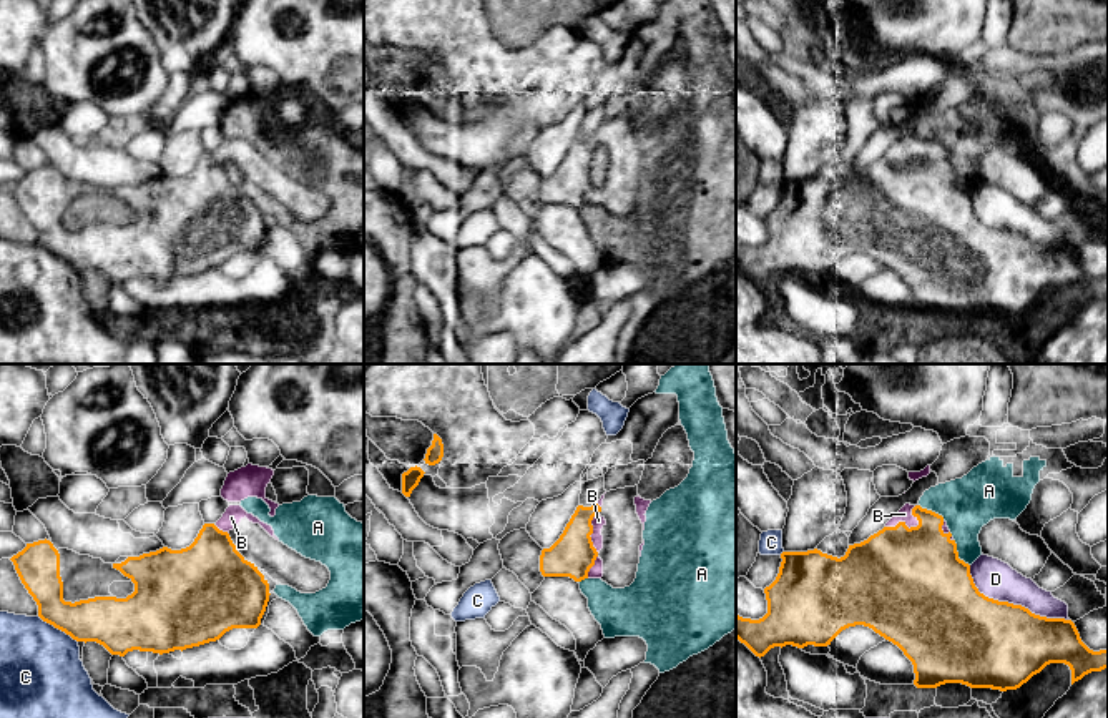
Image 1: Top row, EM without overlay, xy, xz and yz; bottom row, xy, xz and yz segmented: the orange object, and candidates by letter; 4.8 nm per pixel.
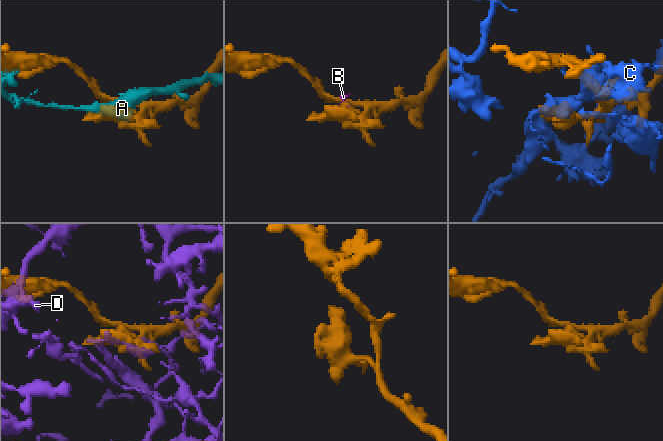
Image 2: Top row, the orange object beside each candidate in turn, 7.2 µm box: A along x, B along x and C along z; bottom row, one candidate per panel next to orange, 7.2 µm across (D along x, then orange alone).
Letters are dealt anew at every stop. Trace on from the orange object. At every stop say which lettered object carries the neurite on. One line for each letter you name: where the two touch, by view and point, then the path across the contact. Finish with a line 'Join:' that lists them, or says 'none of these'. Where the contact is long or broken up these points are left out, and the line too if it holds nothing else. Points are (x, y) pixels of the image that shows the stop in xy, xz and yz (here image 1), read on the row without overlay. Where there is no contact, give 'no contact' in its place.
B: contact yz (911, 155); way yz (906, 206), (911, 155), (904, 142)
Join: B

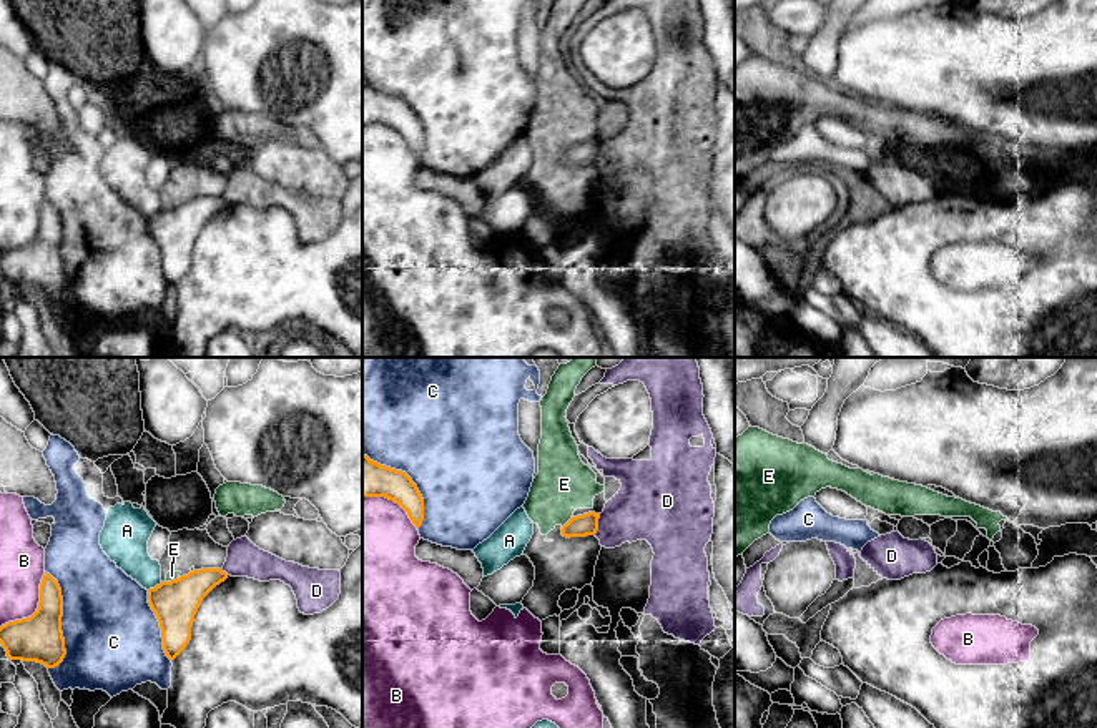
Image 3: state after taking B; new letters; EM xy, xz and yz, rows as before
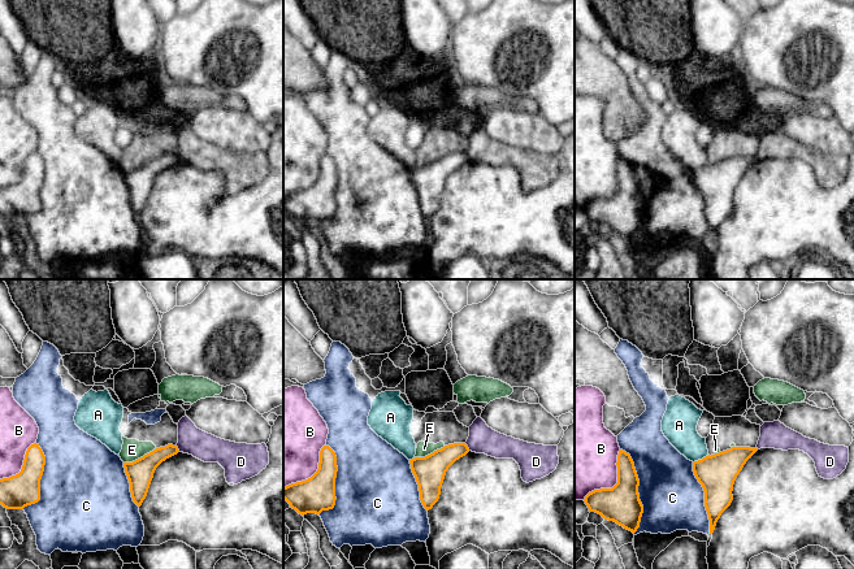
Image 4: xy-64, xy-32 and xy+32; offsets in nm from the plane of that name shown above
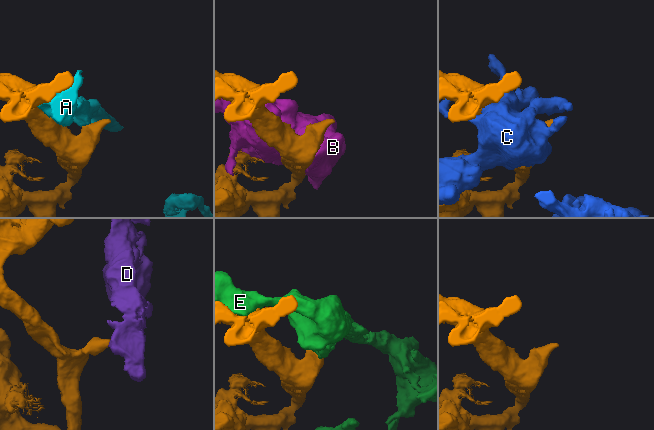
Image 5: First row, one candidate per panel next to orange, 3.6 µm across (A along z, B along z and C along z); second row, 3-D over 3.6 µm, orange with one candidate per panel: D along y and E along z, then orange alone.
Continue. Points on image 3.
Join: none of these

